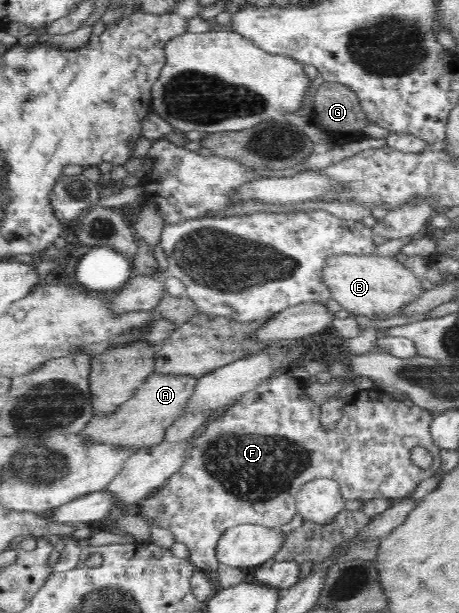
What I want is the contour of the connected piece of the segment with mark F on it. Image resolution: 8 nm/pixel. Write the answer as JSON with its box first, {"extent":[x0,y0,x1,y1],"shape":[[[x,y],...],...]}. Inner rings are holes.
{"extent":[138,370,440,577],"shape":[[[288,370],[278,372],[267,380],[263,380],[257,385],[257,387],[255,387],[255,389],[245,392],[245,395],[241,395],[235,404],[228,407],[227,411],[223,411],[223,414],[219,414],[217,417],[210,420],[197,432],[192,440],[189,440],[187,459],[185,459],[183,467],[181,467],[175,475],[171,475],[163,487],[138,503],[143,507],[141,511],[138,511],[138,514],[148,519],[150,526],[153,525],[155,527],[169,530],[173,536],[175,536],[175,542],[187,546],[190,553],[188,561],[198,570],[213,577],[219,565],[219,562],[217,562],[216,559],[217,545],[221,535],[223,535],[225,531],[229,530],[231,527],[236,527],[242,524],[252,524],[267,528],[281,528],[283,525],[290,523],[291,519],[298,514],[295,496],[299,493],[299,490],[305,485],[305,483],[310,482],[313,479],[321,477],[336,481],[346,500],[355,499],[355,501],[367,501],[381,498],[405,499],[409,497],[412,491],[415,491],[415,488],[419,483],[425,481],[425,479],[429,479],[429,477],[433,477],[433,475],[437,474],[437,471],[440,471],[440,449],[435,445],[430,434],[430,423],[432,422],[433,415],[435,415],[435,413],[430,410],[423,409],[418,405],[409,404],[409,402],[396,400],[391,393],[383,391],[383,394],[379,396],[377,401],[371,399],[371,397],[361,397],[361,399],[355,398],[351,402],[348,402],[344,407],[343,417],[335,423],[335,429],[327,431],[326,429],[323,429],[323,426],[320,424],[320,406],[318,403],[314,403],[314,401],[306,395],[305,385],[299,383],[294,376],[291,376]],[[414,447],[425,447],[431,452],[431,455],[435,457],[433,467],[429,467],[429,469],[419,469],[419,467],[415,467],[415,464],[409,459],[411,449]]]}

